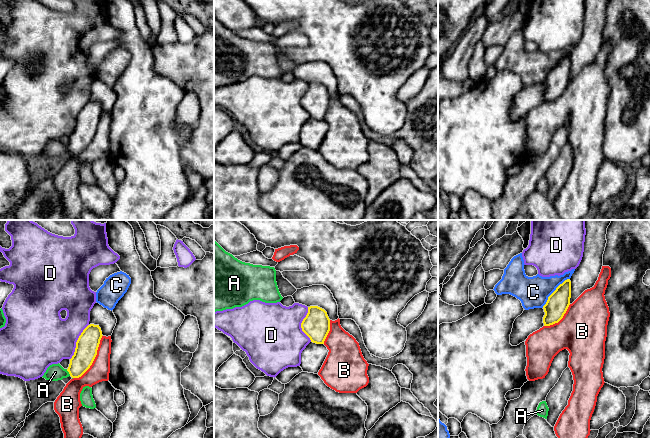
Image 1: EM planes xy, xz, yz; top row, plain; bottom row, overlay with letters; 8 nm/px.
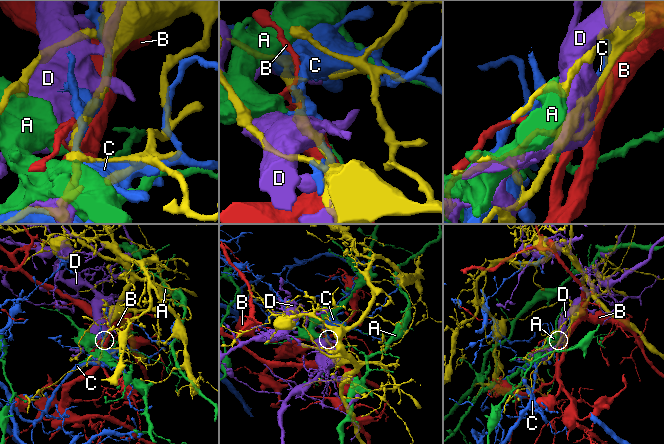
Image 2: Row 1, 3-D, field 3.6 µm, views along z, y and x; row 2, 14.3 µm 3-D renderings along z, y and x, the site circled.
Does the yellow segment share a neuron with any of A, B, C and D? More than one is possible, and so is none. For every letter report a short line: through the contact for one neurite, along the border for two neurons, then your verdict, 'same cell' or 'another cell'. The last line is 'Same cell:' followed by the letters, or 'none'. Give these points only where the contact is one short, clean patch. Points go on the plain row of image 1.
A: another cell
B: another cell
C: another cell
D: another cell
Same cell: none

